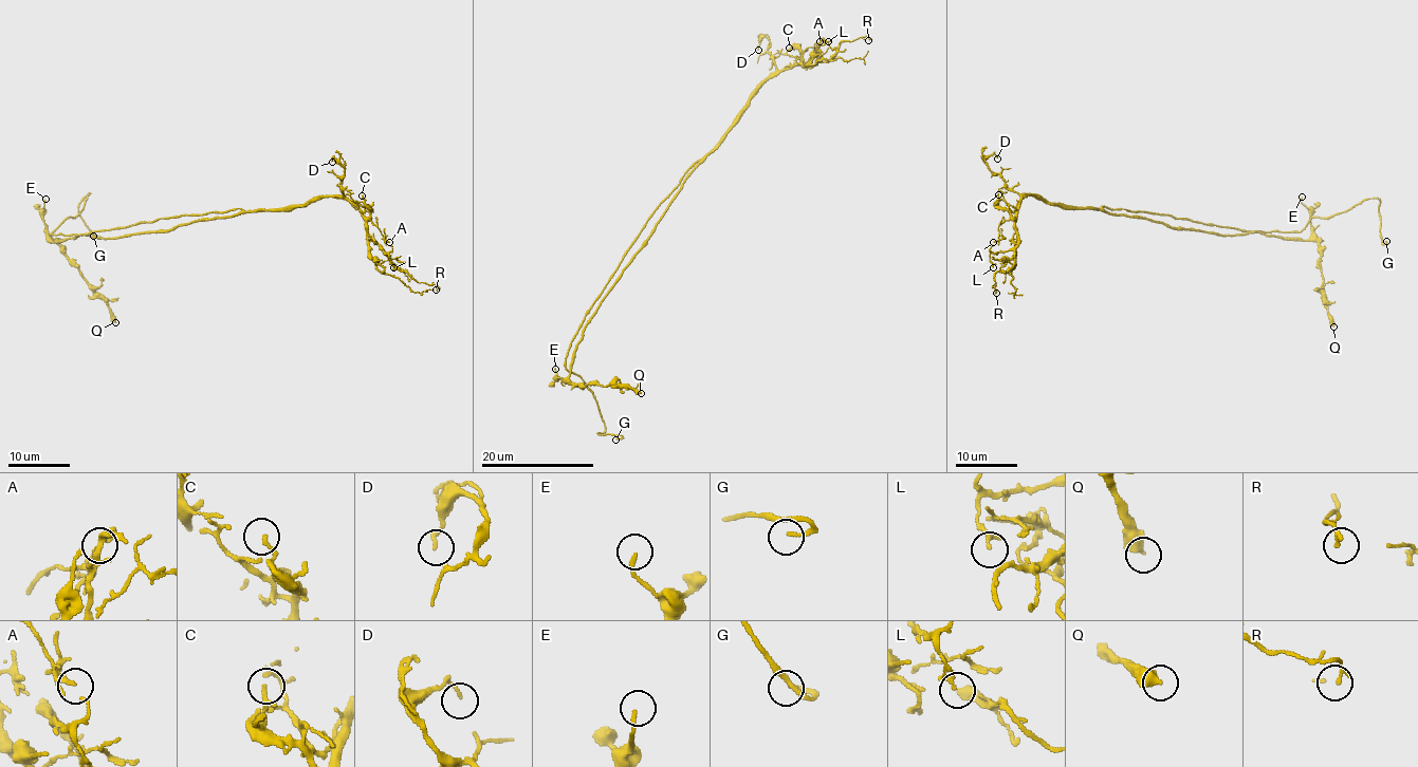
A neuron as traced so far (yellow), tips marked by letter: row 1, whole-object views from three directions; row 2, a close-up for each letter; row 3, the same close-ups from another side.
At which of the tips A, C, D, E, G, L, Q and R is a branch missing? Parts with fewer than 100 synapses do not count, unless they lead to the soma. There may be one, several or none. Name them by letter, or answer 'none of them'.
G

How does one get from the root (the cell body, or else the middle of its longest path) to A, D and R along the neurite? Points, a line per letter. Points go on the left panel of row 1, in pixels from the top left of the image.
A: (175, 218), (238, 208), (279, 211), (308, 205), (323, 197), (343, 197), (389, 242)
D: (175, 218), (238, 208), (279, 211), (325, 197), (341, 198), (339, 176), (344, 167), (334, 157), (332, 162)
R: (175, 218), (238, 208), (279, 211), (323, 197), (343, 197), (388, 260), (419, 282), (437, 284), (436, 290)

